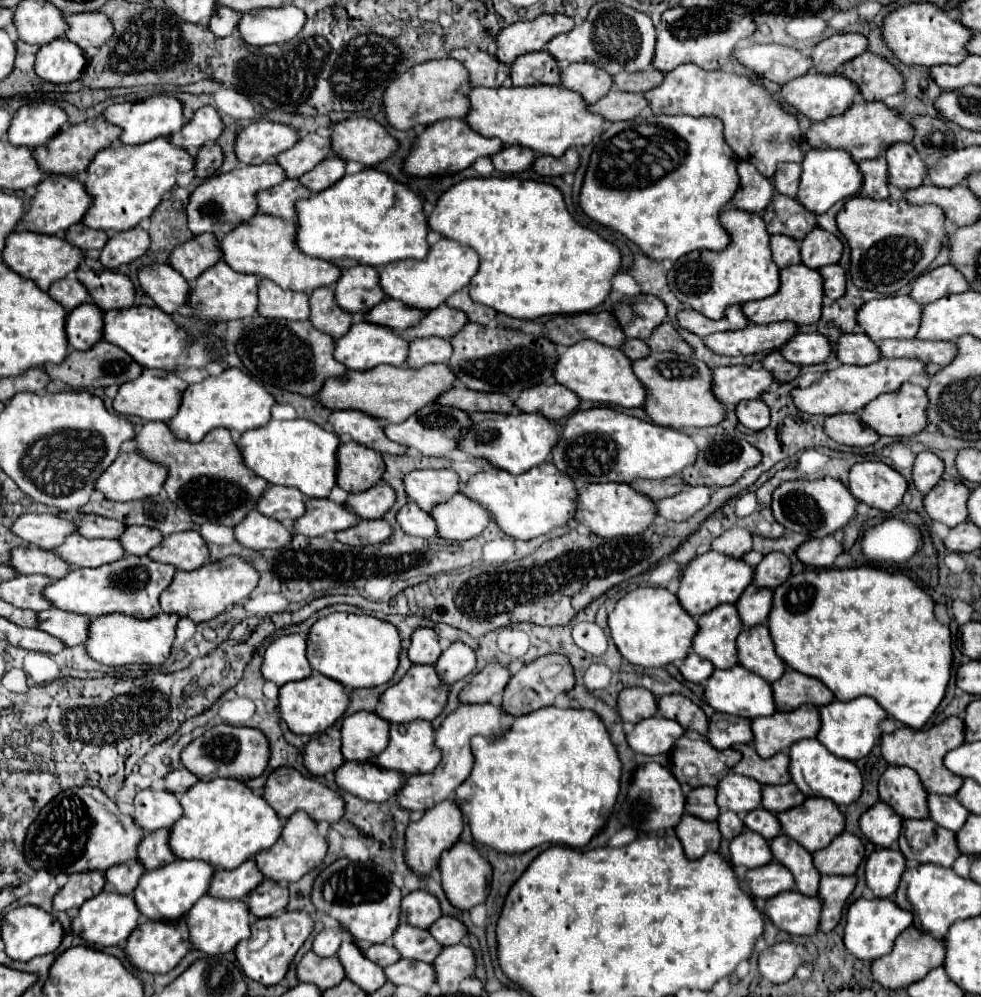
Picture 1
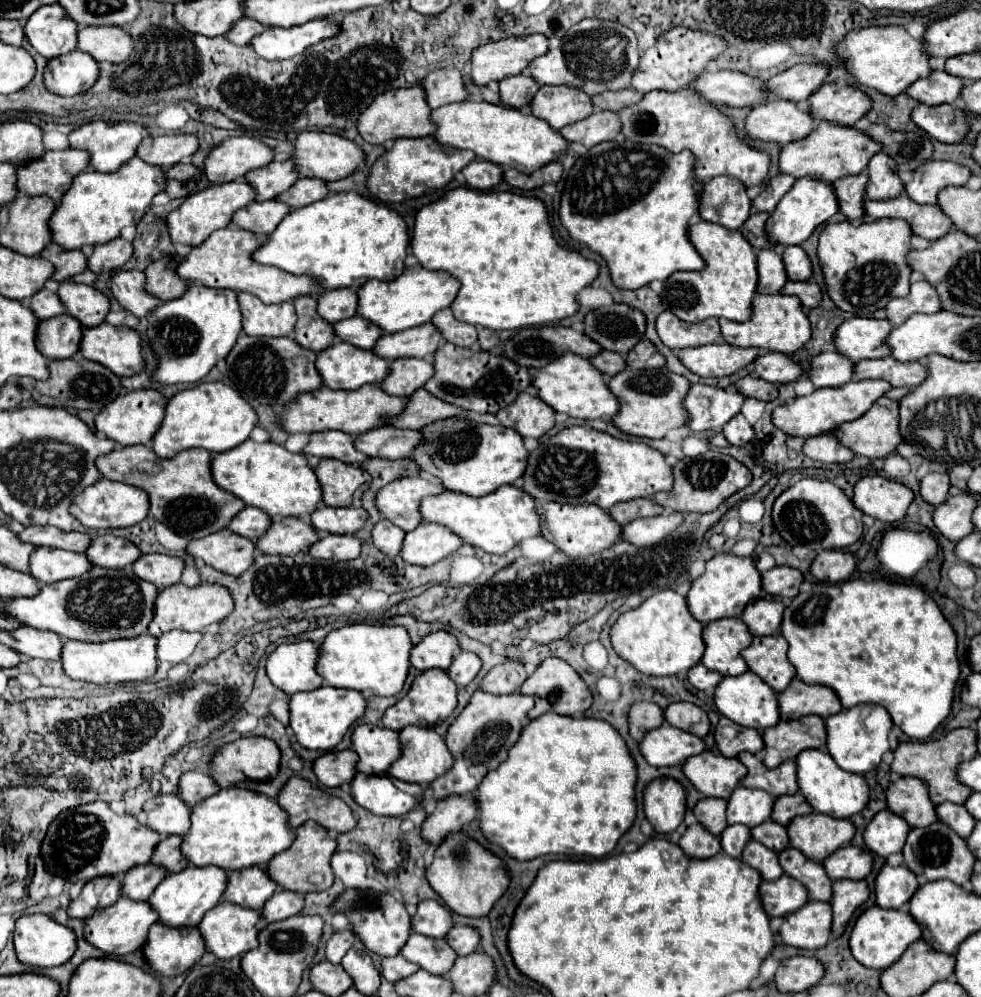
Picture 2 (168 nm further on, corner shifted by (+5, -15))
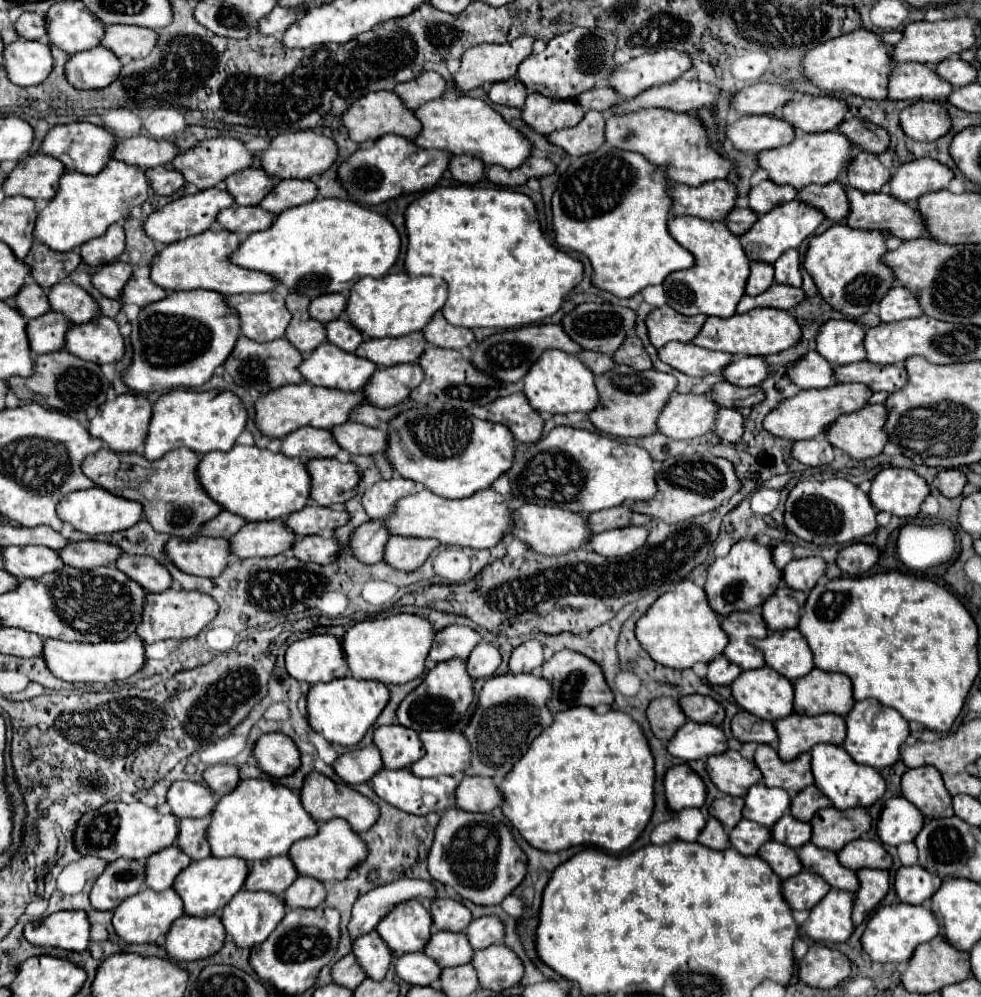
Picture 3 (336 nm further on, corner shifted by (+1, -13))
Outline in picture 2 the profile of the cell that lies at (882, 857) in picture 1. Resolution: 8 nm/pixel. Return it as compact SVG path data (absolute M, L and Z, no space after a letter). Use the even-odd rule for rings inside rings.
M885 864L875 880L875 896L881 908L905 908L911 896L917 892L919 882L913 872L905 866L889 866Z

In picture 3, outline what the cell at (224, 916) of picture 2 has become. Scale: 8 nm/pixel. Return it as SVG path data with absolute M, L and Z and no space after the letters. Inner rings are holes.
M239 890L235 894L235 898L223 908L221 922L225 926L227 936L233 938L237 948L253 948L253 946L265 942L265 938L275 930L275 926L281 922L283 916L285 916L285 904L281 902L281 898L277 898L269 892Z

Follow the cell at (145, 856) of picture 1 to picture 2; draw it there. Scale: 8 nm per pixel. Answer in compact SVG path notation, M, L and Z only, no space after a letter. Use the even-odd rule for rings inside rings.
M167 836L165 840L161 840L155 848L151 862L165 866L169 872L181 872L183 868L187 868L189 860L181 856L181 840L183 836Z

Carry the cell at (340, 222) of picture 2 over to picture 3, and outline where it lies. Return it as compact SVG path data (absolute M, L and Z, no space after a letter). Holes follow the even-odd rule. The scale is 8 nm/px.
M315 198L277 216L271 228L251 234L231 262L275 276L287 290L317 298L331 292L349 294L363 276L383 278L401 254L401 238L391 220L357 202Z

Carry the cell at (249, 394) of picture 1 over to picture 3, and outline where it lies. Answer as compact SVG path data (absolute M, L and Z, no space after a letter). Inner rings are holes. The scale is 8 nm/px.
M177 388L163 394L155 404L155 412L149 424L149 434L145 442L145 456L149 460L159 460L175 448L191 448L197 454L207 454L213 450L231 450L237 436L245 430L247 410L239 396L229 390L185 390Z

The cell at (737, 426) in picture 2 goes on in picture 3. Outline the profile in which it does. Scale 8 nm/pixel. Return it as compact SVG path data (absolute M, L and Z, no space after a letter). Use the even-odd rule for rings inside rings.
M721 408L717 414L717 426L715 432L723 442L739 442L745 426L743 426L745 418L741 416L739 410L735 408Z

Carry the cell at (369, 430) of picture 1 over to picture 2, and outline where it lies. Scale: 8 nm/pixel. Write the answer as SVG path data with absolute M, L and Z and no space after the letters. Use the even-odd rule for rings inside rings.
M339 430L311 434L309 444L303 448L303 454L317 458L335 458L347 464L361 464L367 460L365 454L355 450L353 436Z

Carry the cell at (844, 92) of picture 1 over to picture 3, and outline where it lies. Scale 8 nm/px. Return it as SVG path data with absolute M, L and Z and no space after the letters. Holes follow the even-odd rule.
M775 114L739 116L727 124L727 138L741 152L761 152L793 142L795 128Z

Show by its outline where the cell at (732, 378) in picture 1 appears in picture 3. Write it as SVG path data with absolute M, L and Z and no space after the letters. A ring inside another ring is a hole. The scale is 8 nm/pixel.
M673 394L659 416L659 432L675 440L693 440L714 433L719 404L709 394Z

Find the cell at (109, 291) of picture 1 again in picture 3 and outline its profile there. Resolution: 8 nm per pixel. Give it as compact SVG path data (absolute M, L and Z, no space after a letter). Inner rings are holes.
M63 280L57 286L49 290L49 304L55 312L65 314L73 324L83 324L91 322L99 314L99 304L97 300L85 292L81 286Z

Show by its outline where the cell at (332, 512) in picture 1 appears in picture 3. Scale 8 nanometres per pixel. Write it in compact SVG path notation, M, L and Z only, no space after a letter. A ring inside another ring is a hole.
M283 520L247 522L231 540L231 552L239 558L263 558L291 552L297 534Z

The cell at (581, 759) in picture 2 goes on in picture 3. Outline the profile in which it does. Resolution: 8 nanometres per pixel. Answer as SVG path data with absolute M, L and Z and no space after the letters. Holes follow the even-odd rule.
M577 706L573 710L565 710L565 712L557 712L553 716L553 724L549 728L543 730L543 734L539 734L539 738L535 738L533 746L529 746L529 750L515 762L515 766L511 768L511 772L503 778L503 782L499 784L499 792L503 796L503 804L501 810L505 814L505 818L511 822L513 828L519 830L519 834L527 840L529 846L543 850L543 852L559 852L577 844L593 844L601 850L607 852L621 852L625 850L629 844L633 844L637 840L637 836L645 830L651 812L653 812L653 782L655 782L655 770L653 770L653 756L649 750L649 744L641 732L641 728L637 726L637 722L633 722L627 714L617 712L617 710L607 710L605 714L597 714L595 710L589 710L587 706Z

